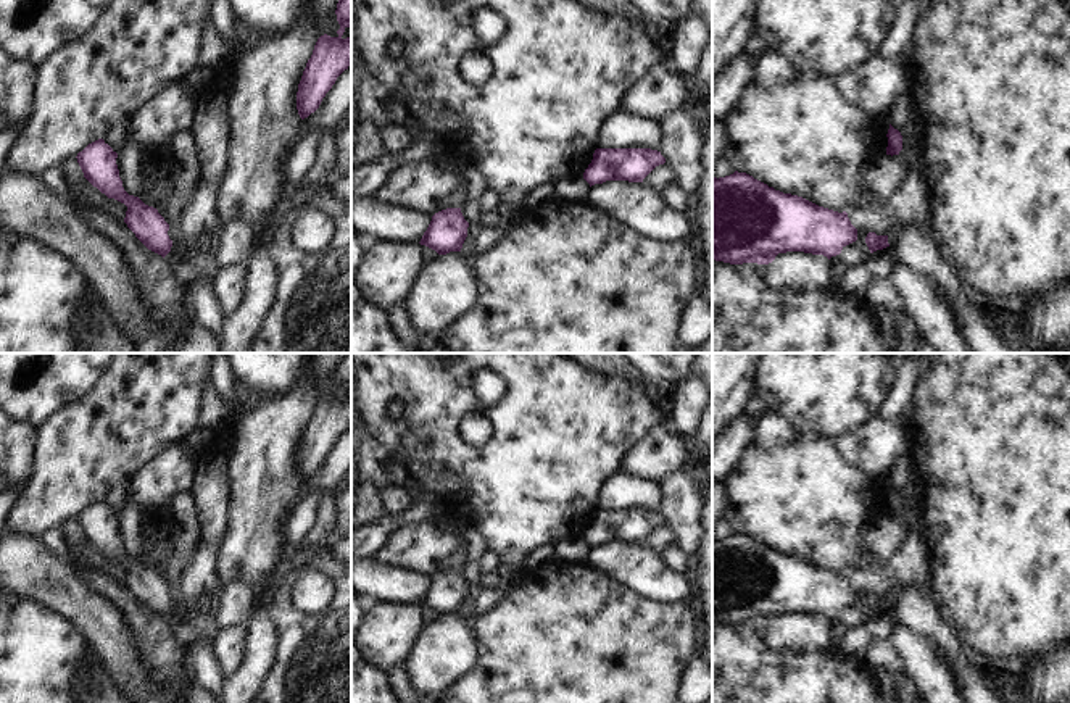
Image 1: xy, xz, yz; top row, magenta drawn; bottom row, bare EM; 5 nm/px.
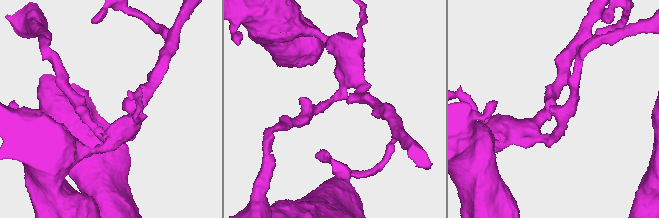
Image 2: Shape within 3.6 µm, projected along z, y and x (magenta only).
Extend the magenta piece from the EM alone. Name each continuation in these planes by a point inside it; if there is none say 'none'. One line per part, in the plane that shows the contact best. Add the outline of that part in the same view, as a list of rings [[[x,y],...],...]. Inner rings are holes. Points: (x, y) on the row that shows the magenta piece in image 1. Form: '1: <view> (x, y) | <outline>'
none

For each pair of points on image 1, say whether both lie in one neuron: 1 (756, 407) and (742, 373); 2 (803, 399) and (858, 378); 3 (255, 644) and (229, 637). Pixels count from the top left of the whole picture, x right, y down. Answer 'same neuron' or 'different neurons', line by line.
1: different neurons
2: same neuron
3: different neurons

